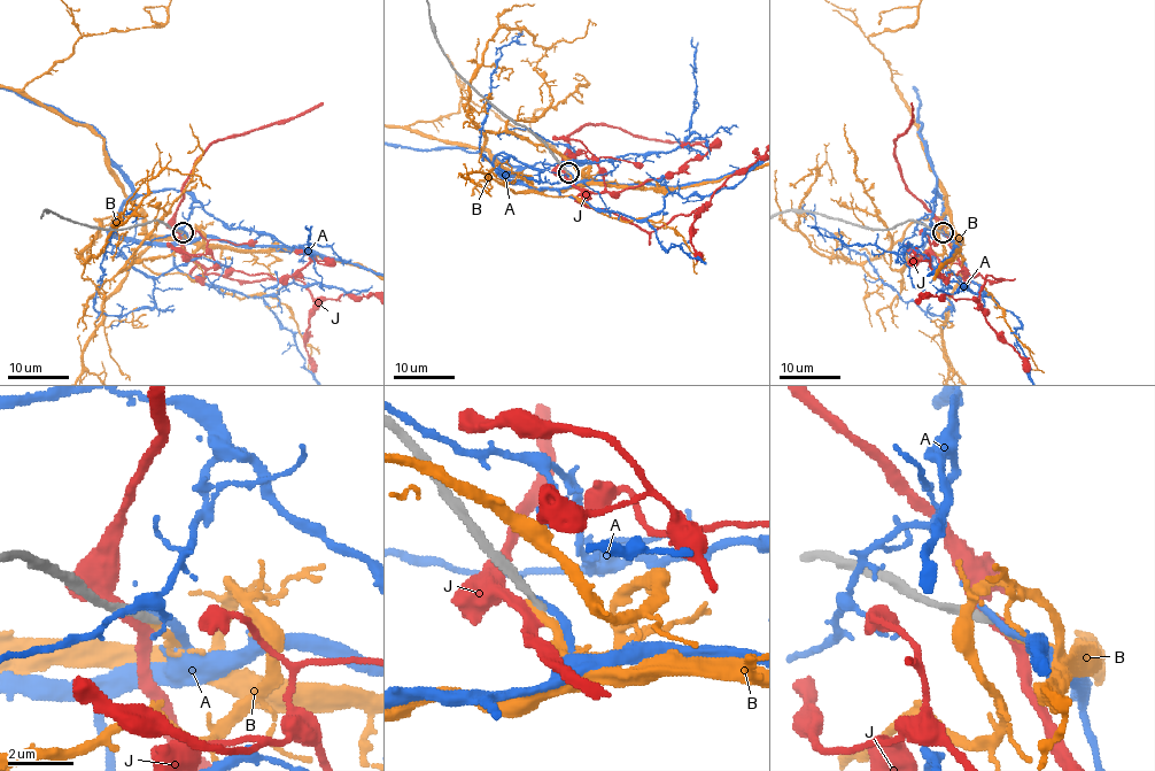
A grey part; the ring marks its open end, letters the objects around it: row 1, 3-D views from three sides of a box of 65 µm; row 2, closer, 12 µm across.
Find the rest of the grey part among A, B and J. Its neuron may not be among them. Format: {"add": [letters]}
{"add": []}

